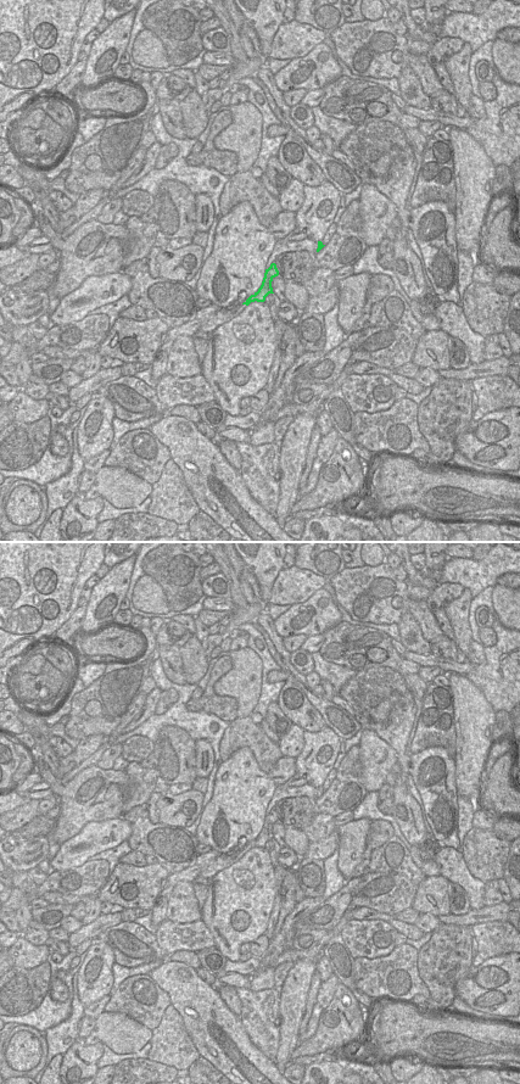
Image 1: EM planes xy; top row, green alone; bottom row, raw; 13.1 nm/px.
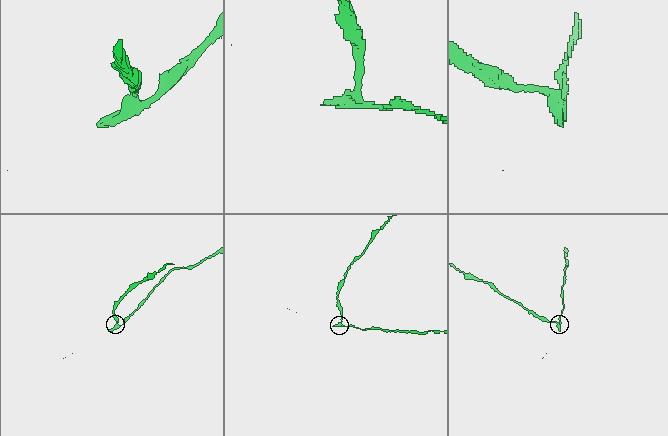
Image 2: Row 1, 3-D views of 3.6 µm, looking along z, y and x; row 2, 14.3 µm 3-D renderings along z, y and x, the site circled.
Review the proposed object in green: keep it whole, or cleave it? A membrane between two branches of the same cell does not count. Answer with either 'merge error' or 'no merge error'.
merge error

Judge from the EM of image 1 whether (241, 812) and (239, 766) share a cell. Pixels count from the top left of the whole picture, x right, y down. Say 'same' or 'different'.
same

